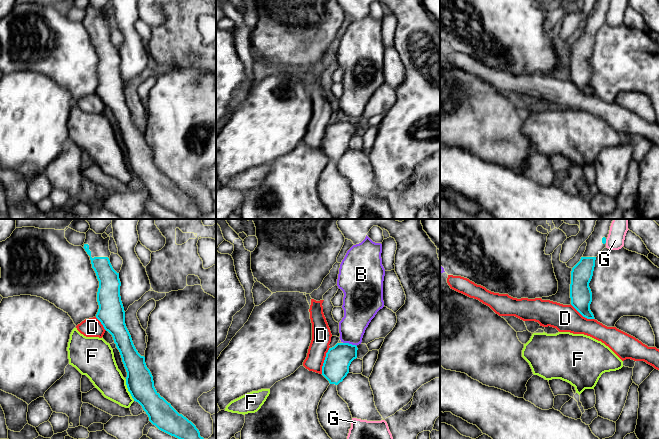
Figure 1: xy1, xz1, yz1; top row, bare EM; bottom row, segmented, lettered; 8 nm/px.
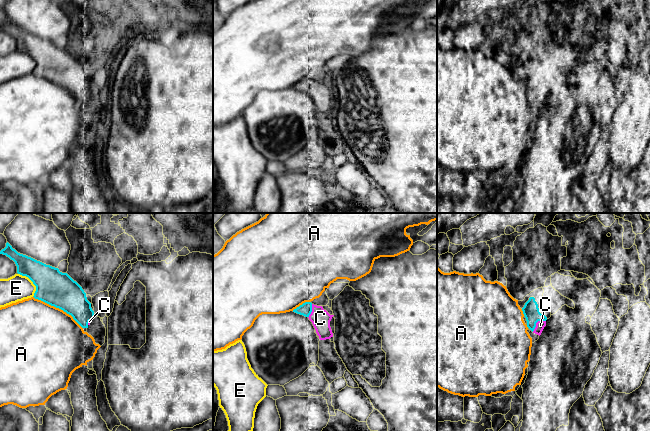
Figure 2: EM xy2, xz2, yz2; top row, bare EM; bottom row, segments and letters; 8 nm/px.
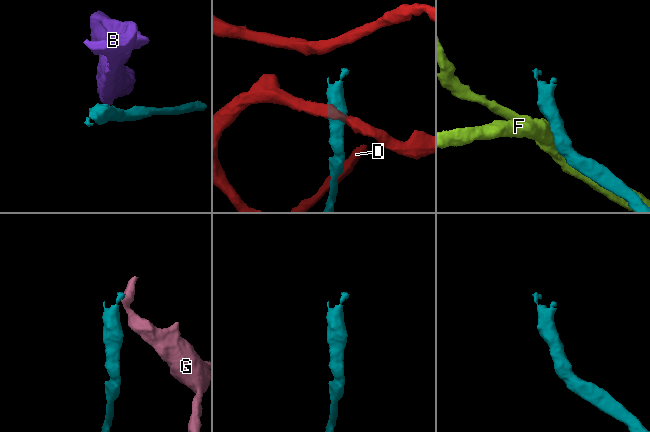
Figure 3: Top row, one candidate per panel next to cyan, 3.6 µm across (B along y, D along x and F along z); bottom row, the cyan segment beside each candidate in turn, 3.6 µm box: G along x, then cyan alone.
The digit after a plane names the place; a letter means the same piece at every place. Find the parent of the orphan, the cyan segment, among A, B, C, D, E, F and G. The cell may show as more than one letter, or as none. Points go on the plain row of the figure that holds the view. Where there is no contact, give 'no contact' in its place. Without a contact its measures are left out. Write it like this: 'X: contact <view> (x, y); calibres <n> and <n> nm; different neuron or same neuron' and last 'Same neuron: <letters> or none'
A: contact xy2 (58, 83); calibres 280 and 480 nm; different neuron
B: contact xz1 (350, 120); calibres 220 and 220 nm; different neuron
C: contact yz2 (536, 98); calibres 130 and 70 nm; same neuron
D: contact xz1 (324, 136); calibres 220 and 160 nm; different neuron
E: contact xy2 (32, 57); calibres 280 and 200 nm; different neuron
F: contact xy1 (128, 166); calibres 220 and 240 nm; different neuron
G: contact yz1 (605, 17); calibres 30 and 140 nm; different neuron
Same neuron: C

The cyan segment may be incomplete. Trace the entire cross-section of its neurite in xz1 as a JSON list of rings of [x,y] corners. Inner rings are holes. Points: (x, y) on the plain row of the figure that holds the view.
[[[337,119],[329,124],[322,142],[322,151],[330,160],[338,161],[349,149],[351,138],[357,134],[357,122]]]

